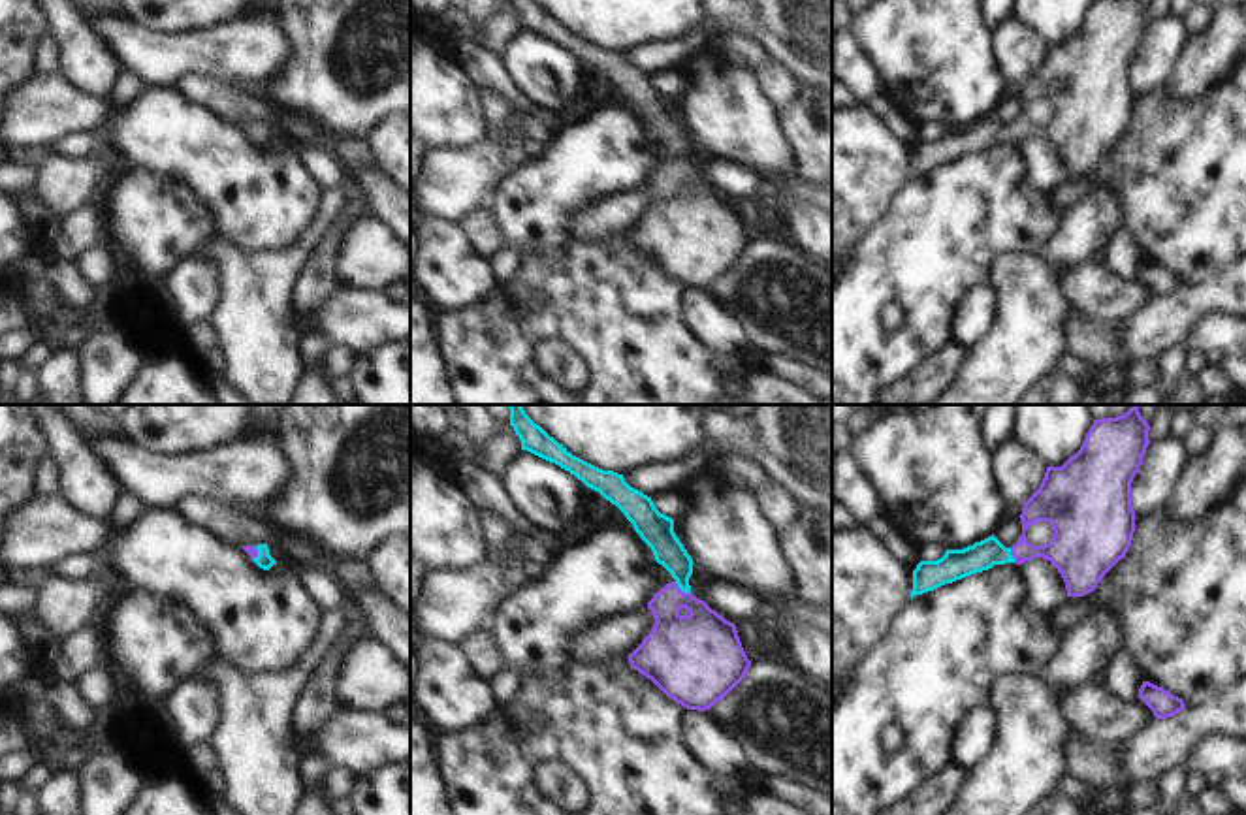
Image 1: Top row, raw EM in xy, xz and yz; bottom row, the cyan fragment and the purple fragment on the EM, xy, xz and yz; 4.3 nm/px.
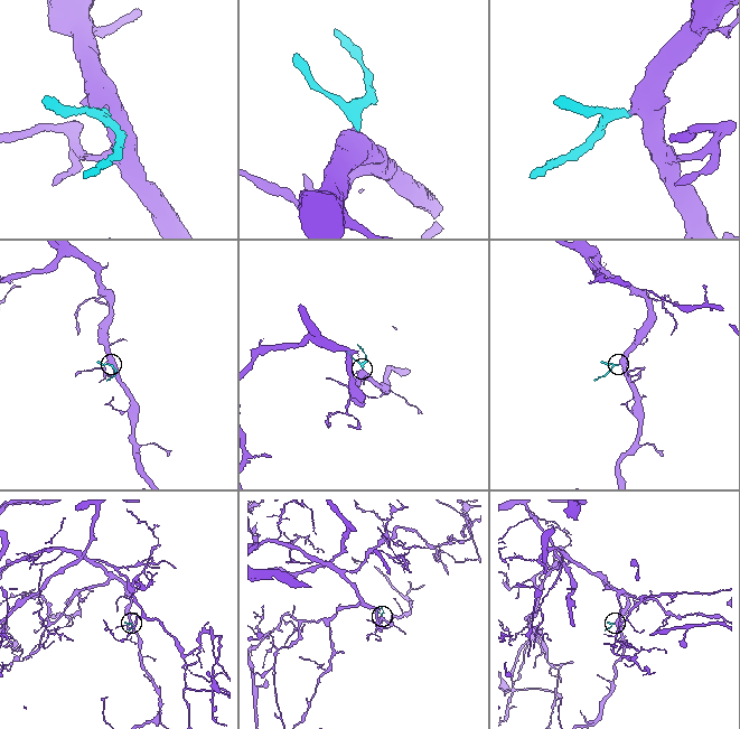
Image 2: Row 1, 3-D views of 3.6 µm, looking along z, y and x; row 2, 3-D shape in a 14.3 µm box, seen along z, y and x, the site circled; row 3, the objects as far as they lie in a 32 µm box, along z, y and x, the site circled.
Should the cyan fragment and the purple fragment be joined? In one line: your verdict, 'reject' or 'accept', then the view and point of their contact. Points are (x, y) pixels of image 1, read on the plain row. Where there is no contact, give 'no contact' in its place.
accept; contact xz (682, 168)

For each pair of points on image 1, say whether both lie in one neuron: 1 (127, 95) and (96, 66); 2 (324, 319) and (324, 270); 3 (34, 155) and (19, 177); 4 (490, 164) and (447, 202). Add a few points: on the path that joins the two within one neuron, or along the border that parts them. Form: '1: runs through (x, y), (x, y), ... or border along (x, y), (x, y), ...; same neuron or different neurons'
1: border along (125, 70), (106, 98); different neurons
2: border along (343, 287), (319, 309), (300, 313); different neurons
3: runs through (31, 160), (25, 172); same neuron
4: runs through (479, 172), (458, 191); same neuron

